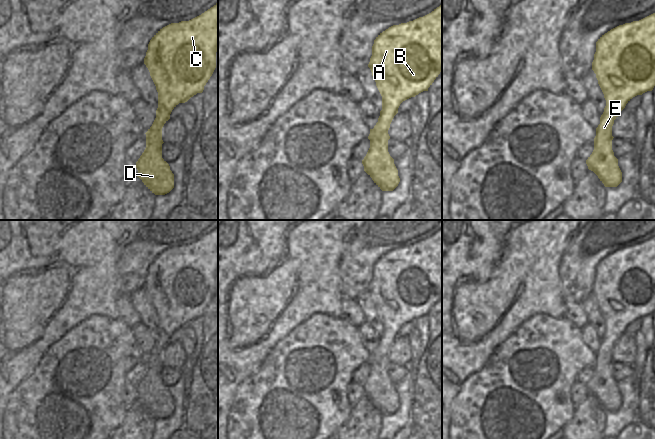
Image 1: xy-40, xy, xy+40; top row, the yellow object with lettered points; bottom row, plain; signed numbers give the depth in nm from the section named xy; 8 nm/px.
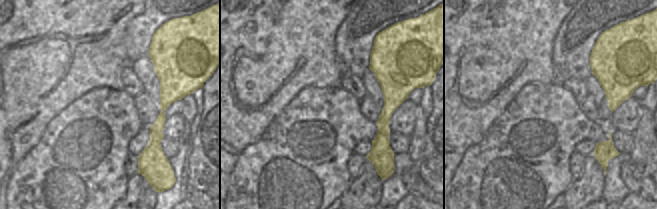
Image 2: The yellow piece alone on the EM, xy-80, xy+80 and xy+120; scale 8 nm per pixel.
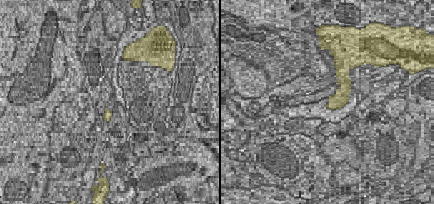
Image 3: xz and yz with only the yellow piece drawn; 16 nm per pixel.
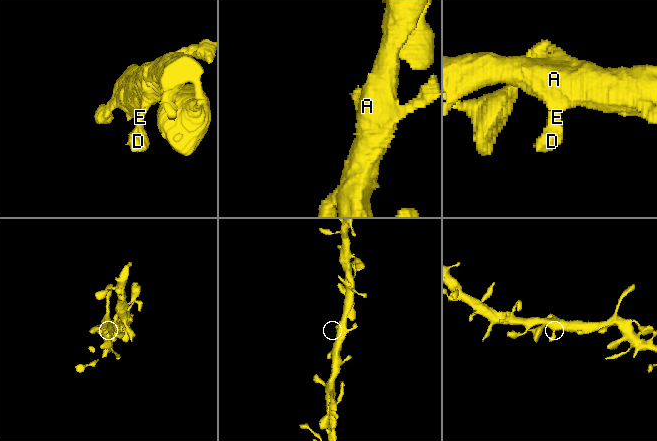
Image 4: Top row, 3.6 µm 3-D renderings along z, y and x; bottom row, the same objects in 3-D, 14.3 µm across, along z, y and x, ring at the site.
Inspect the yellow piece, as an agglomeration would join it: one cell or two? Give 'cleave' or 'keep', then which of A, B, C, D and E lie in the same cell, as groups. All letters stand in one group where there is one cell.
keep; groups A B C D E

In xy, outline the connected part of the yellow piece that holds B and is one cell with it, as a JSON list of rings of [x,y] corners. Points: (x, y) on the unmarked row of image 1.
[[[442,229],[423,241],[393,249],[380,257],[374,264],[368,291],[382,320],[382,334],[378,346],[370,353],[370,372],[362,388],[364,395],[382,415],[393,415],[400,402],[394,383],[388,376],[388,354],[400,328],[428,315],[442,295]]]

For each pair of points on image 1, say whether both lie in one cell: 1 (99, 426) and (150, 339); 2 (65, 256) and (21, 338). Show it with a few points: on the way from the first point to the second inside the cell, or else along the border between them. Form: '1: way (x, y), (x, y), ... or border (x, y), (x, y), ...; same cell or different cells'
1: border (131, 332), (144, 356); different cells
2: way (53, 276), (21, 308), (21, 318); same cell

